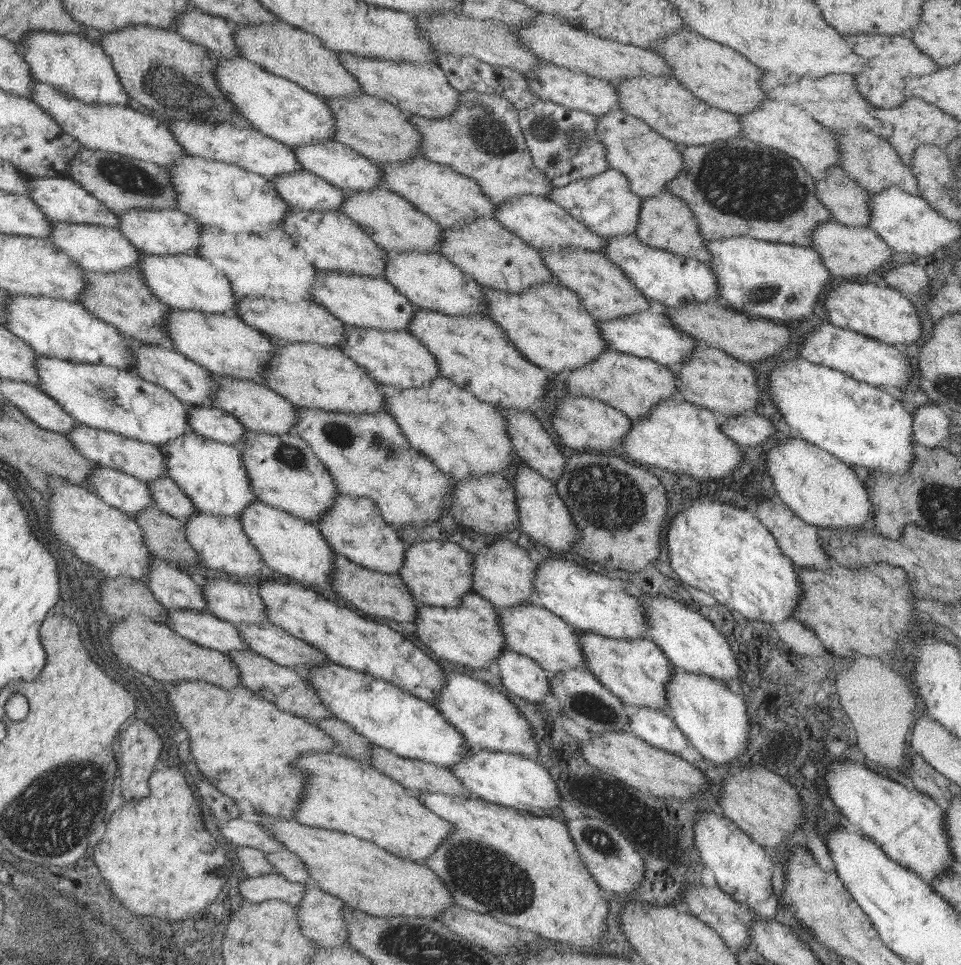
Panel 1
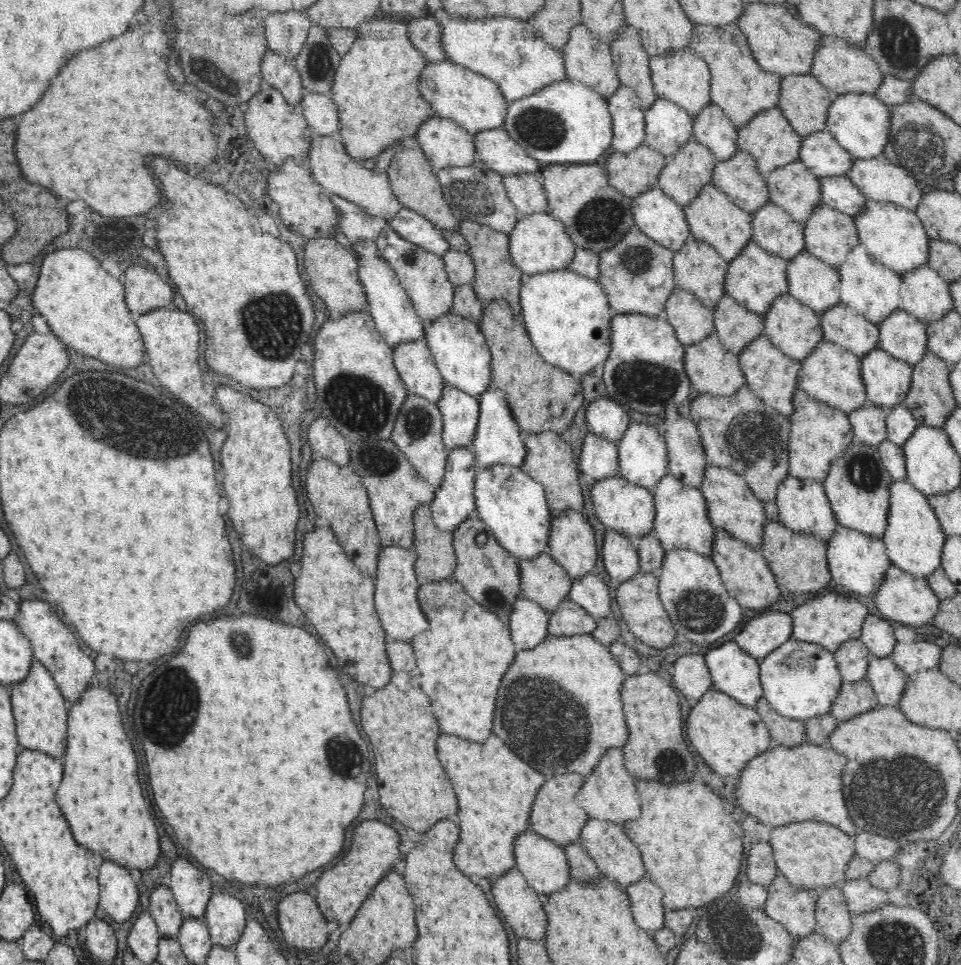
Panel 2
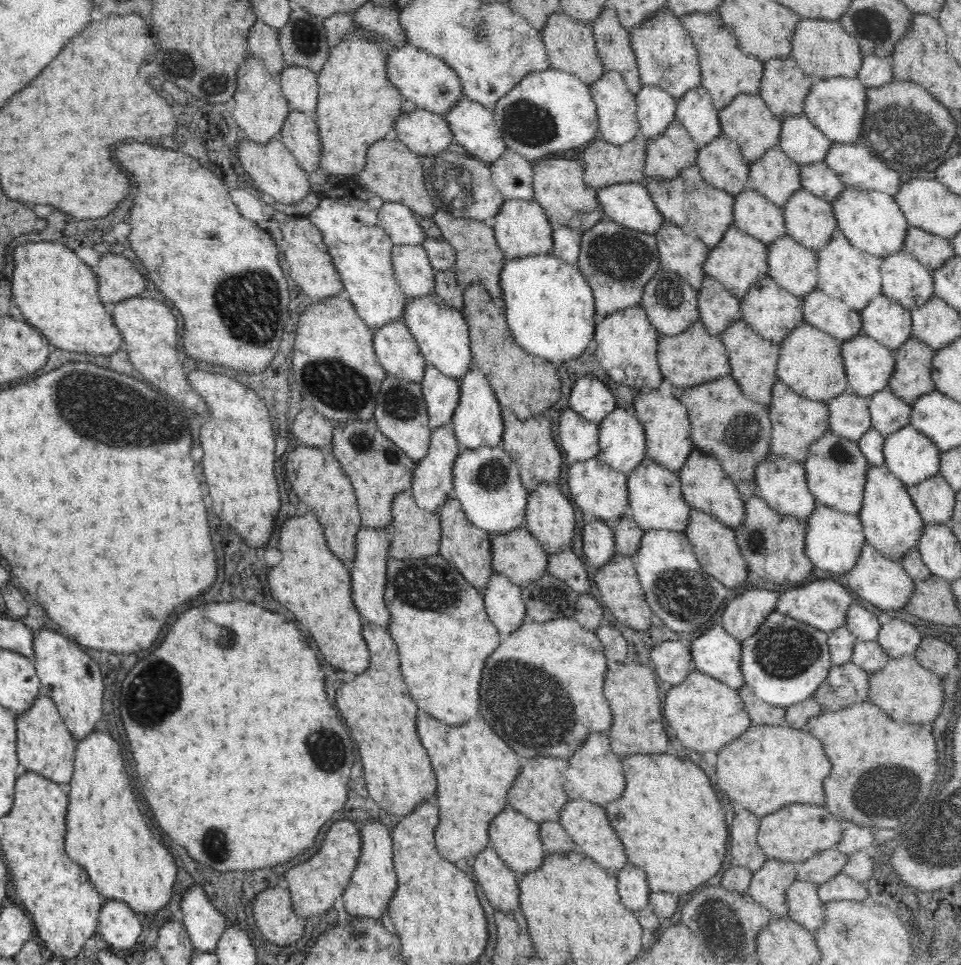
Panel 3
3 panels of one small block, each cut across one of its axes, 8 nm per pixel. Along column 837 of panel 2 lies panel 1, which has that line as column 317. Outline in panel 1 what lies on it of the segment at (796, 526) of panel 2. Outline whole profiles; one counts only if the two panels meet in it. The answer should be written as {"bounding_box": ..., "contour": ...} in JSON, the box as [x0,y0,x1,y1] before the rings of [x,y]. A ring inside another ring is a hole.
{"bounding_box":[315,493,407,574],"contour":[[[339,493],[315,525],[335,555],[380,573],[399,574],[407,545],[401,541],[398,531],[379,516],[379,510],[371,499]]]}

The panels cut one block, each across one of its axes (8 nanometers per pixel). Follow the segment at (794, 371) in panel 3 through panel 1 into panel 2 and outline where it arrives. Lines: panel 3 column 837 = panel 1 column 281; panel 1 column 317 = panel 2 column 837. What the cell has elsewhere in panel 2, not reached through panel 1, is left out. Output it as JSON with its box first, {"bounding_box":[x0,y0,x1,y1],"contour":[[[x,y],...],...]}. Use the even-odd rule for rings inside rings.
{"bounding_box":[797,339,869,413],"contour":[[[823,339],[806,360],[797,379],[798,388],[830,407],[850,413],[869,404],[862,379],[862,359],[839,344]]]}

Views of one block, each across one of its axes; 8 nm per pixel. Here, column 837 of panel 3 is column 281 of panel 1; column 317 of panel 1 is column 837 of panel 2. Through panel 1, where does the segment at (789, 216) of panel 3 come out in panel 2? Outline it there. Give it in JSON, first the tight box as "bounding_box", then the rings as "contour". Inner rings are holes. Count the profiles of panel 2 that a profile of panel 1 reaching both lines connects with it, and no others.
{"bounding_box":[803,203,861,270],"contour":[[[825,203],[814,208],[803,226],[803,234],[805,250],[837,270],[846,264],[848,254],[861,243],[854,218]]]}

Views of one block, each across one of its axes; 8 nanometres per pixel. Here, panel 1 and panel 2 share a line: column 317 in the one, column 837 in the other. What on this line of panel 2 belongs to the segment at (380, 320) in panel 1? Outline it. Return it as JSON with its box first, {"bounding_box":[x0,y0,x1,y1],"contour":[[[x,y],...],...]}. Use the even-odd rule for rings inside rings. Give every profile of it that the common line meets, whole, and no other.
{"bounding_box":[787,250,842,314],"contour":[[[807,250],[787,262],[789,294],[821,314],[842,302],[840,273]]]}

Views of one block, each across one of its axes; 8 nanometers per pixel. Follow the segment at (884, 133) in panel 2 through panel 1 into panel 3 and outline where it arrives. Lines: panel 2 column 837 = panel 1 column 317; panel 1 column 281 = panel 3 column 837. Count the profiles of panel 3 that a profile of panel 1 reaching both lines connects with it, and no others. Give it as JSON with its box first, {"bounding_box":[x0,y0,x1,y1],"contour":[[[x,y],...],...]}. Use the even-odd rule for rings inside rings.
{"bounding_box":[804,77,867,144],"contour":[[[831,77],[815,81],[804,102],[804,114],[833,144],[858,144],[866,116],[867,90],[858,78]]]}

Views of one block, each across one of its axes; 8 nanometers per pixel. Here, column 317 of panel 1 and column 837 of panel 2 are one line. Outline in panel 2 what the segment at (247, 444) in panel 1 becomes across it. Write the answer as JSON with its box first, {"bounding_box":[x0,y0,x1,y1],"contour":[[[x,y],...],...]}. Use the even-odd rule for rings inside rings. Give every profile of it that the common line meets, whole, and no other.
{"bounding_box":[822,442,893,539],"contour":[[[855,442],[850,448],[846,448],[842,456],[830,464],[830,472],[822,483],[836,520],[841,526],[882,539],[891,508],[890,484],[892,482],[893,478],[882,463],[877,447]]]}

